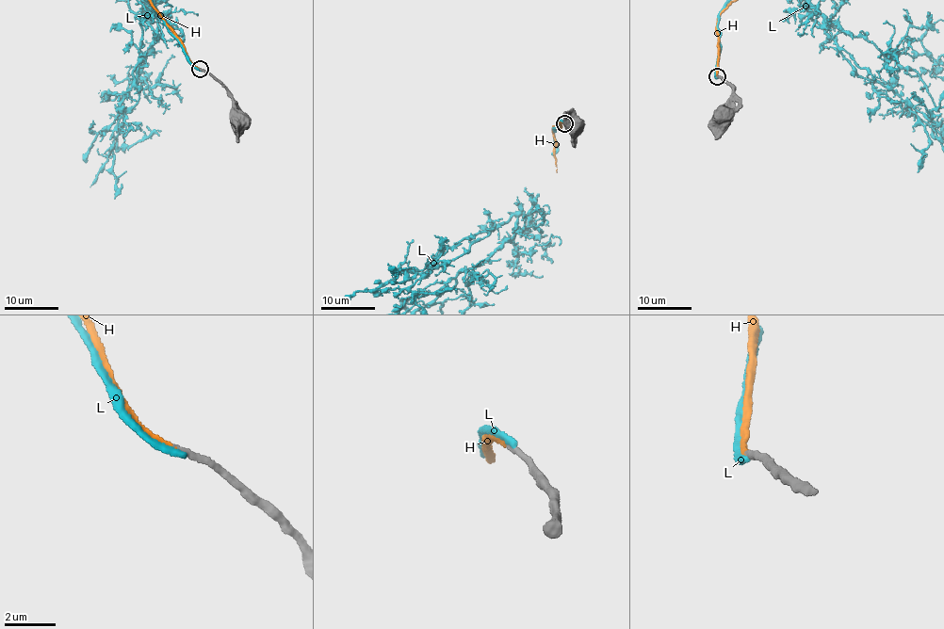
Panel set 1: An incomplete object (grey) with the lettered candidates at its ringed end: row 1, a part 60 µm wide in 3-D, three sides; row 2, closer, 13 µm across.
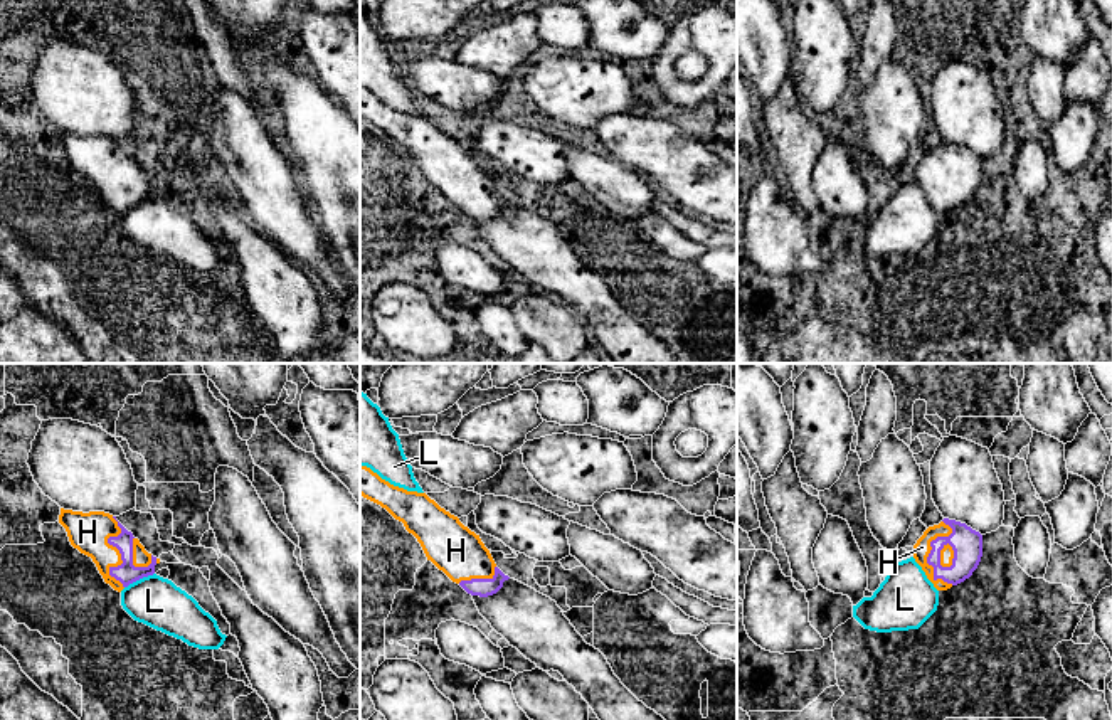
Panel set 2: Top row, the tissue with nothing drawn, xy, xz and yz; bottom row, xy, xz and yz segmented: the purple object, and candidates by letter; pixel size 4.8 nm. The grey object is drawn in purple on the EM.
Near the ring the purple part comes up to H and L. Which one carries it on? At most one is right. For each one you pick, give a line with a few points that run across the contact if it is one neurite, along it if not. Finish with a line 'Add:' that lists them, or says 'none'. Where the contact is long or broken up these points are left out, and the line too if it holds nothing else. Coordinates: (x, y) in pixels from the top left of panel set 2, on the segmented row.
H: Line: xy (127, 572), (121, 567), (120, 552), (100, 535), (88, 532)
Add: H

